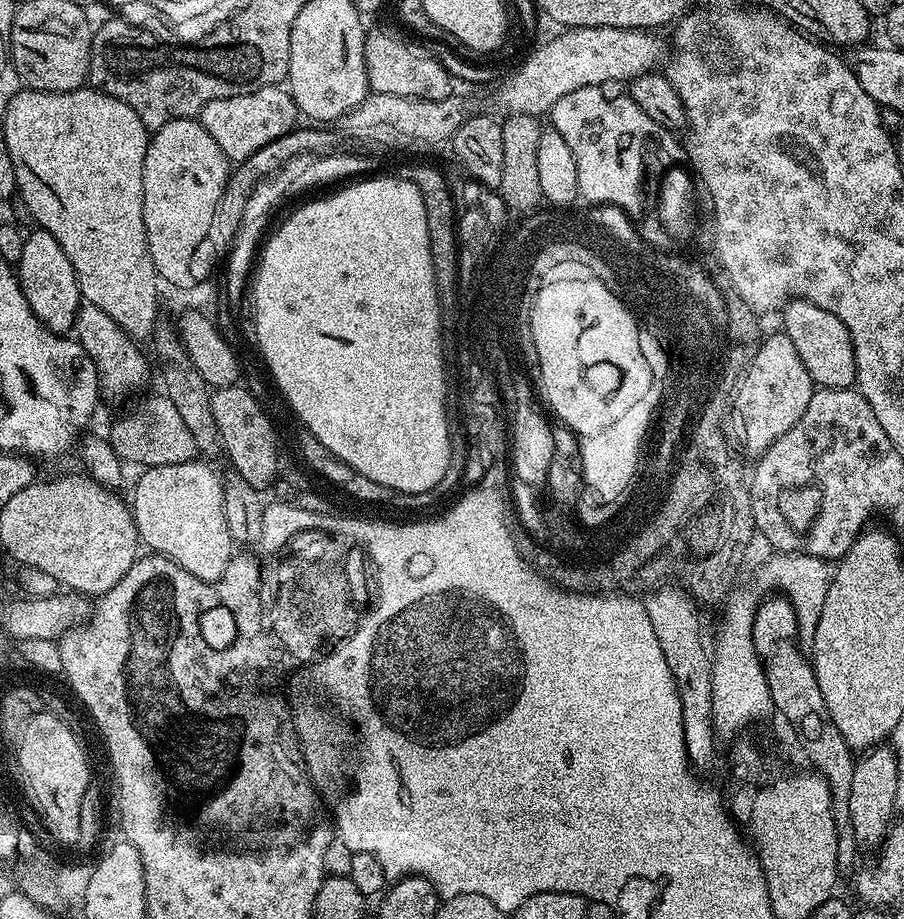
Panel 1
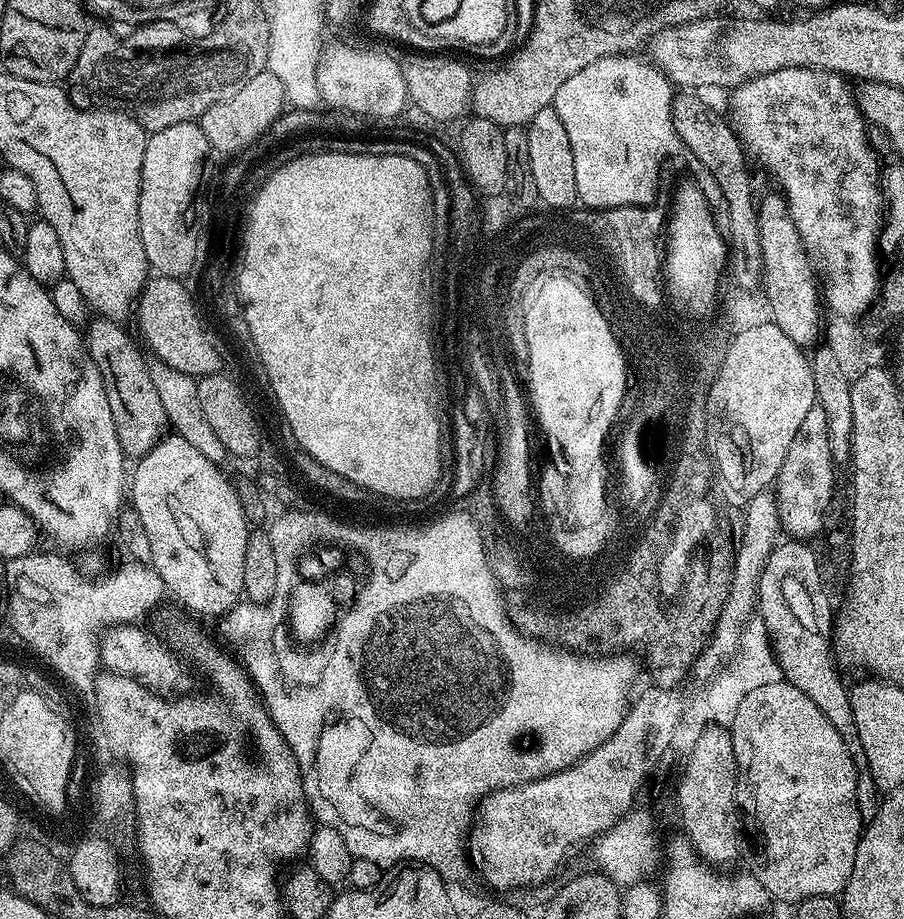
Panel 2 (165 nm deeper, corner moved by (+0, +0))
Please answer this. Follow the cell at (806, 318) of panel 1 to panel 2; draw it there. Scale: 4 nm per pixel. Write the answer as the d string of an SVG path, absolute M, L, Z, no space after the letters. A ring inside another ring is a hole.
M761 195L756 218L760 221L760 246L765 267L764 288L766 297L770 298L771 306L775 309L774 322L782 330L782 334L790 338L790 342L794 342L799 348L811 349L822 336L822 292L818 287L812 260L804 249L798 230L789 217L787 204L781 197Z

